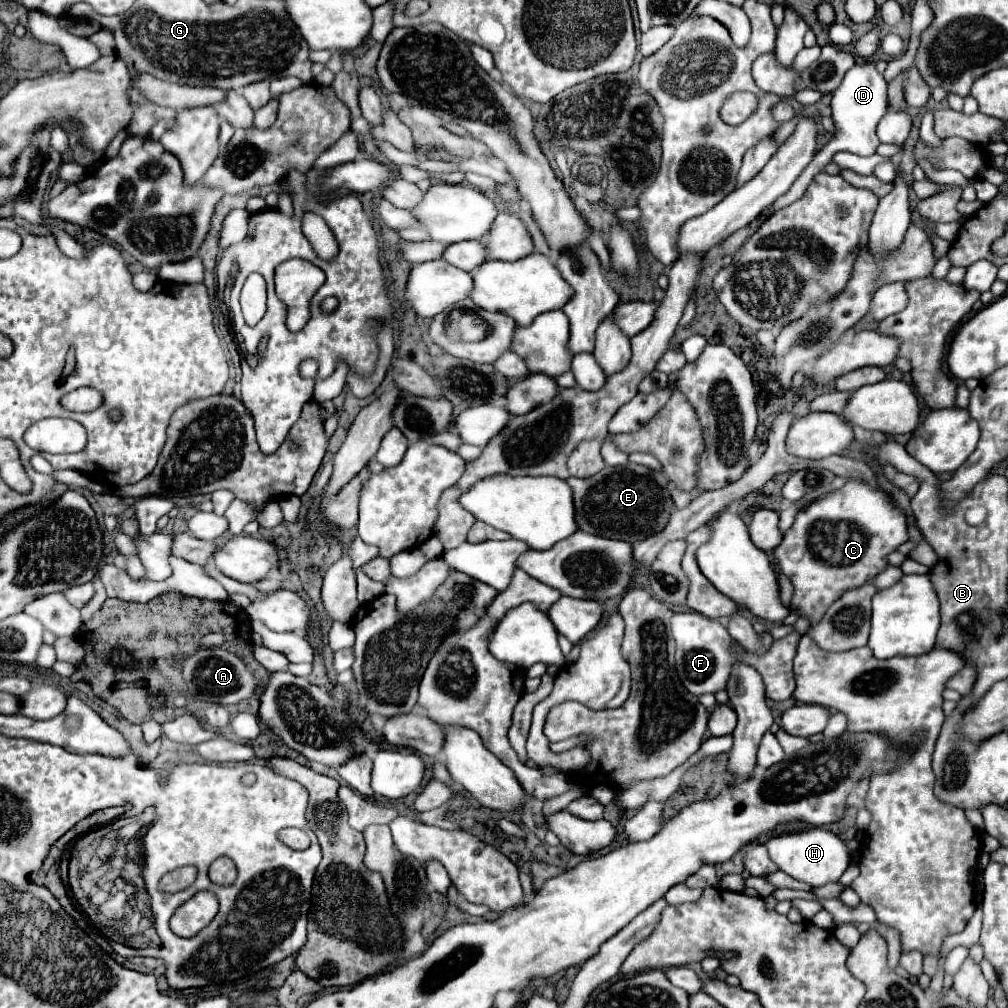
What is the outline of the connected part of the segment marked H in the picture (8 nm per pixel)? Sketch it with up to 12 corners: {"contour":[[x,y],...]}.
{"contour":[[821,827],[765,841],[781,871],[811,887],[837,881],[849,855]]}

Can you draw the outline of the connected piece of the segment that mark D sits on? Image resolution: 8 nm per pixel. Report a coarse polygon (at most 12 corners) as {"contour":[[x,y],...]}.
{"contour":[[855,65],[833,91],[833,139],[813,157],[775,213],[805,189],[837,151],[873,155],[889,109],[887,81]]}

